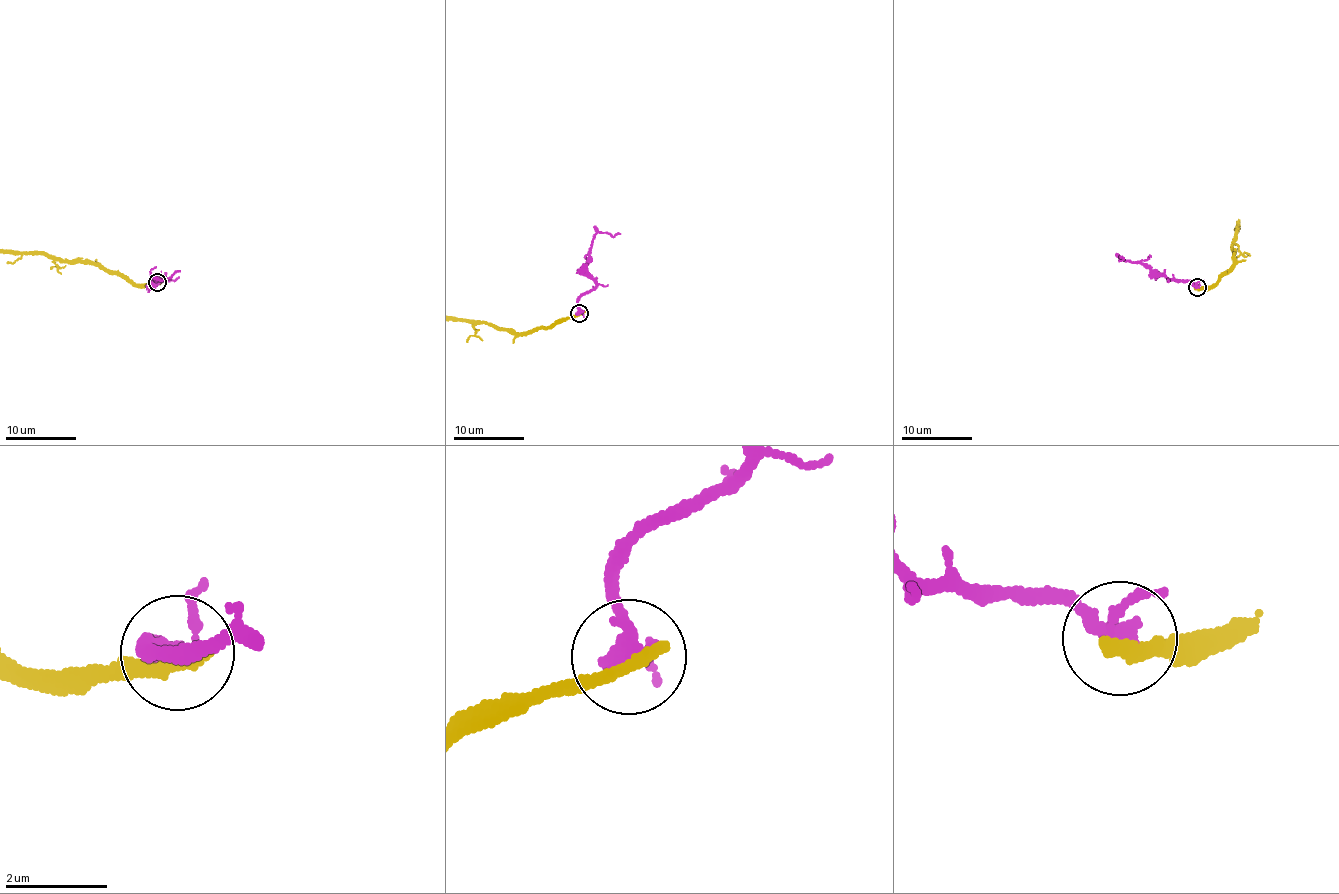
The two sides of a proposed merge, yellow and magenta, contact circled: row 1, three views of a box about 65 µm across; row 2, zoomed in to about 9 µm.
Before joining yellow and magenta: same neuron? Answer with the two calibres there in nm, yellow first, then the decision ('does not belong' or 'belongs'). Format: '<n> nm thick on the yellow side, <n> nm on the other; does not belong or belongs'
320 nm thick on the yellow side, 260 nm on the other; does not belong

